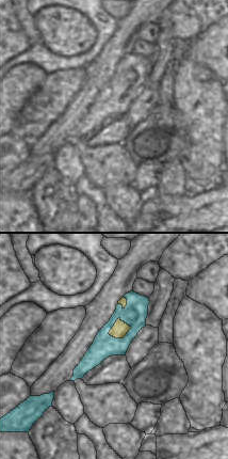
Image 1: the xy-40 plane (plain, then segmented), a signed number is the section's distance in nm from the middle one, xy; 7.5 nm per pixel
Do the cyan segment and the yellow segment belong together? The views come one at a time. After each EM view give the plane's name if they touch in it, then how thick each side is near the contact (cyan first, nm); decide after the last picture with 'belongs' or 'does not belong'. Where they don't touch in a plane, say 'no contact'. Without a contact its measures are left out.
xy-40 | 190/120 nm

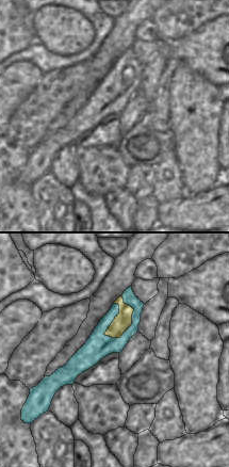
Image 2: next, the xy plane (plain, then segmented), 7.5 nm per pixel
xy | 110/120 nm

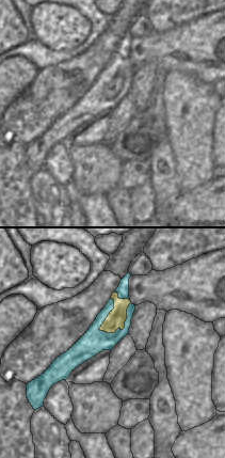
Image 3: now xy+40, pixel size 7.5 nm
xy+40 | 180/140 nm

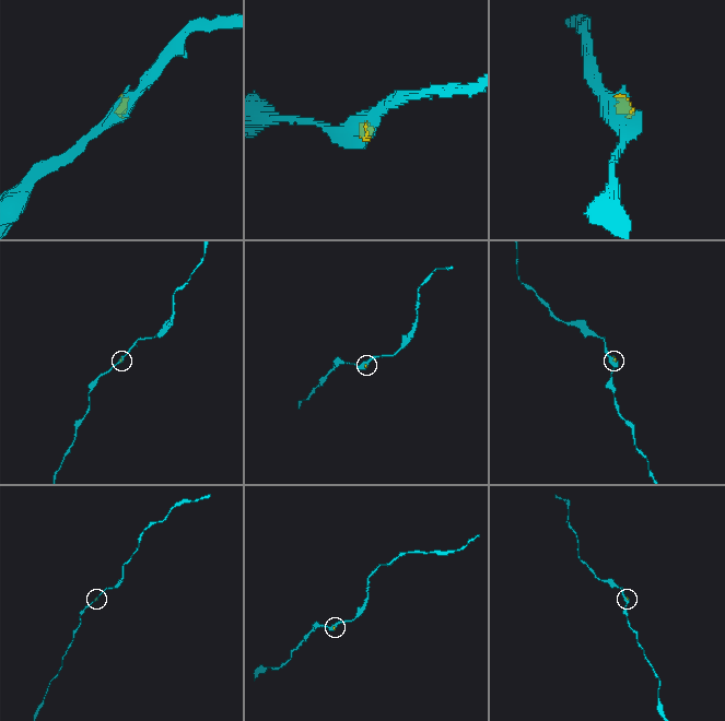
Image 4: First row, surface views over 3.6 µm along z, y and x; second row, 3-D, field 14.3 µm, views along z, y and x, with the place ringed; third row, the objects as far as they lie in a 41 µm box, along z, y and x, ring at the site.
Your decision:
does not belong

